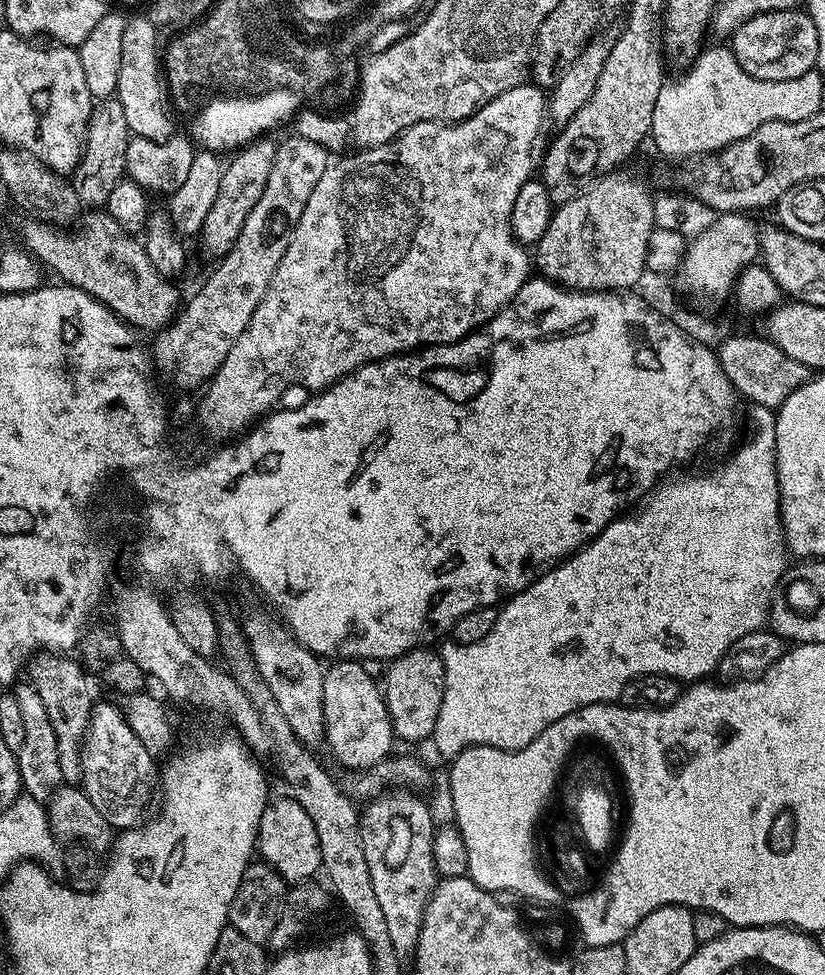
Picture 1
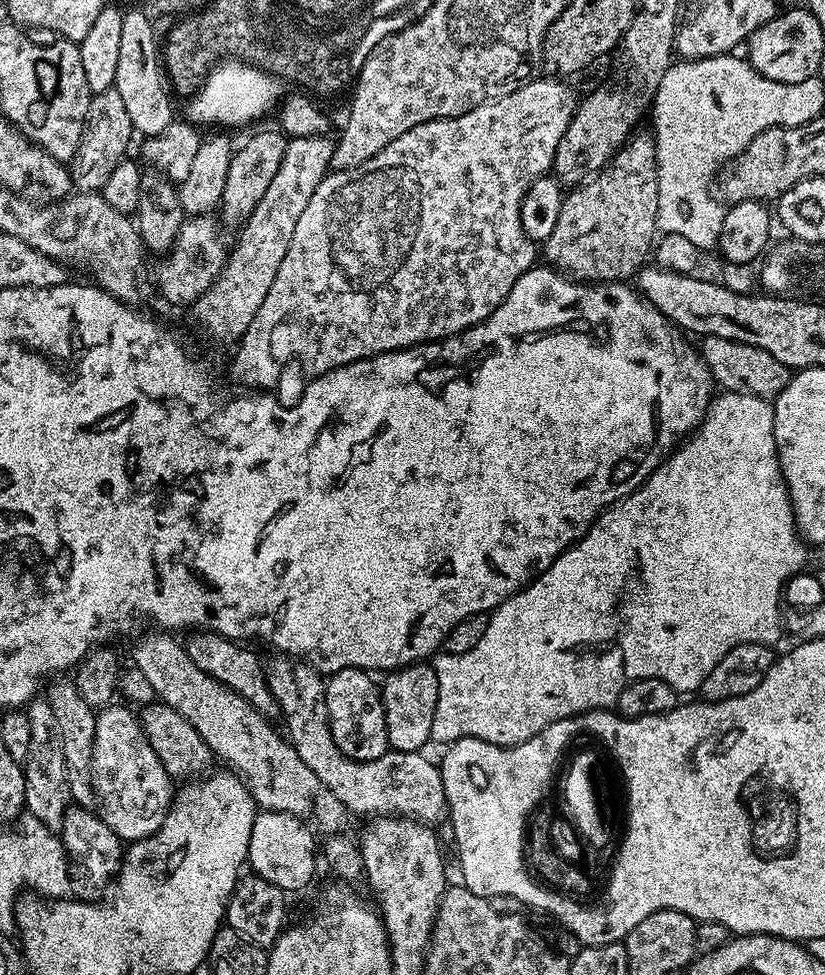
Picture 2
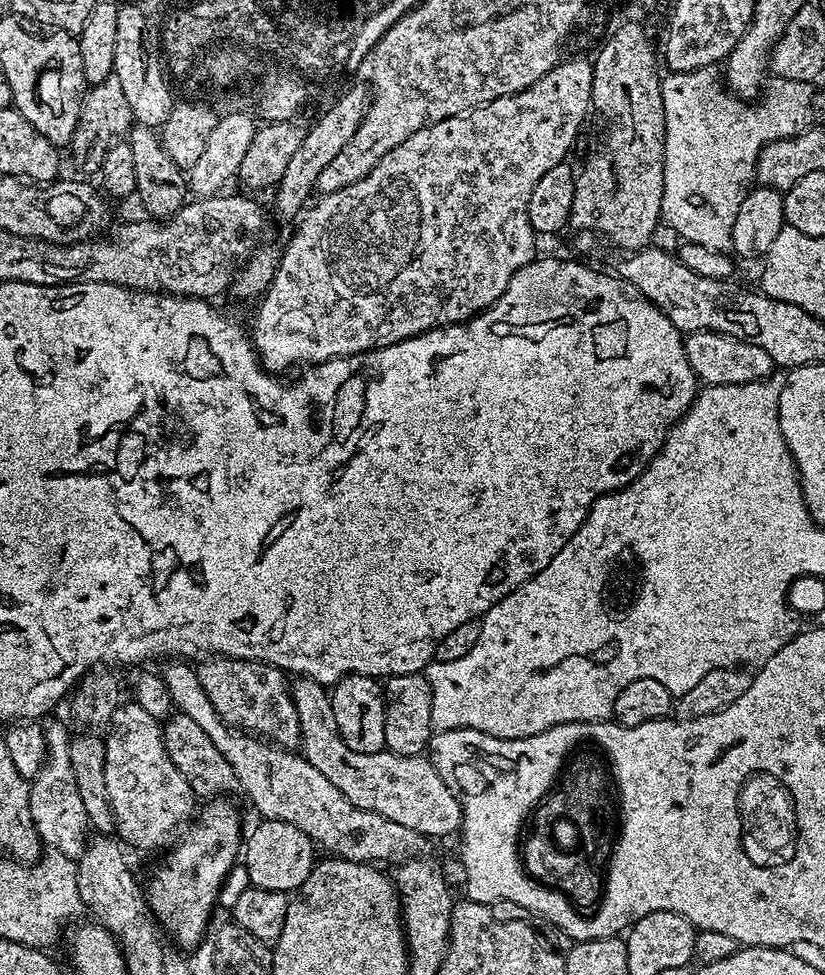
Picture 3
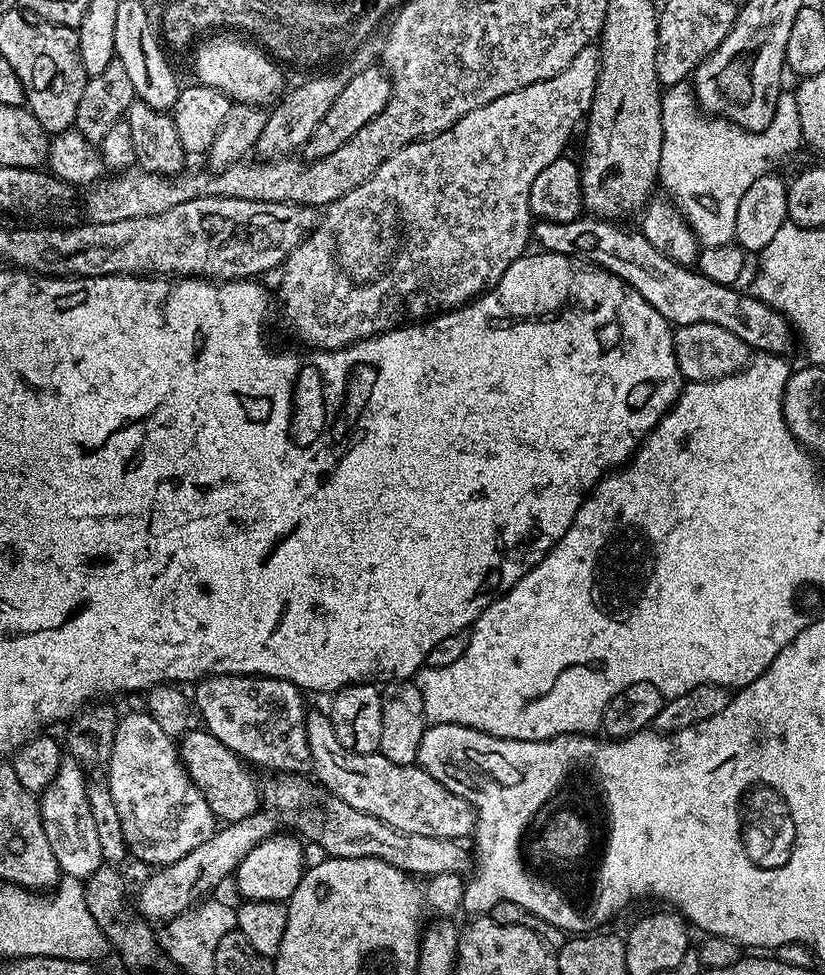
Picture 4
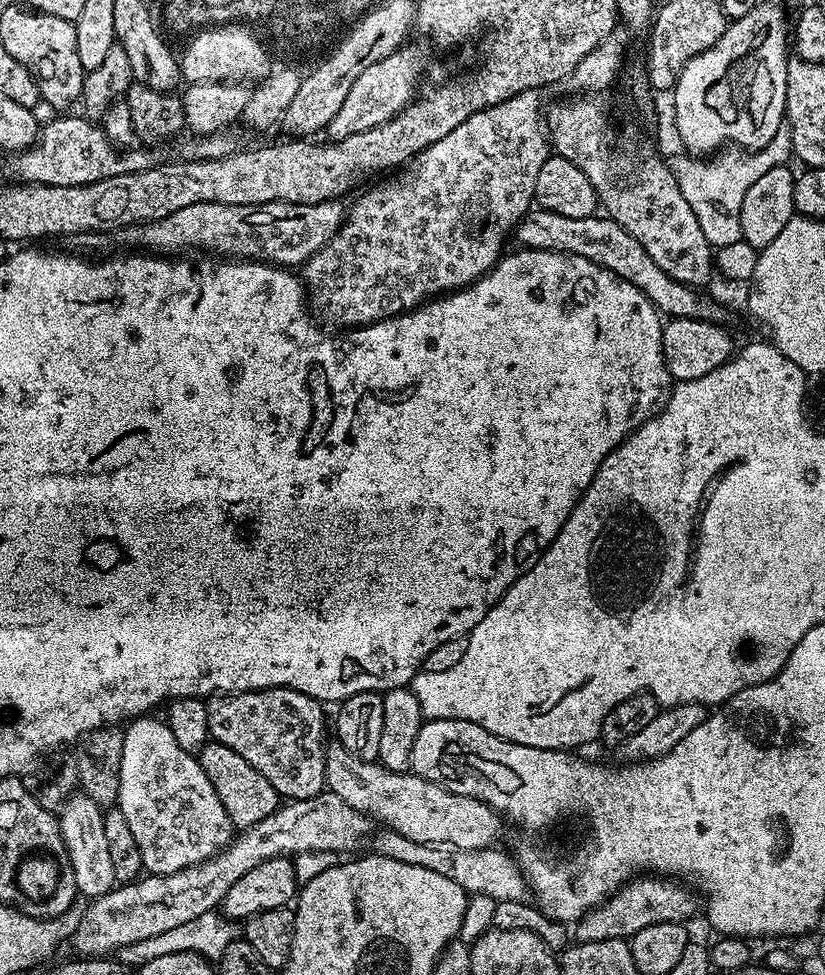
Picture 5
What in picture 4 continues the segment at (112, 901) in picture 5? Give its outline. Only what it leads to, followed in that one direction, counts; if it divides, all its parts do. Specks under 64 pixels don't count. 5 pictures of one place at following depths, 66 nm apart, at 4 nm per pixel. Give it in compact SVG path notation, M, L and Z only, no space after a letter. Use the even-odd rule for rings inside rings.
M261 810L250 818L242 818L239 824L225 823L206 843L186 854L186 858L173 864L165 864L159 870L153 871L156 873L140 888L139 915L149 922L170 921L189 911L201 898L215 893L212 891L227 876L229 879L235 873L236 867L256 844L261 844L267 836L277 835L276 819L278 816L275 811Z

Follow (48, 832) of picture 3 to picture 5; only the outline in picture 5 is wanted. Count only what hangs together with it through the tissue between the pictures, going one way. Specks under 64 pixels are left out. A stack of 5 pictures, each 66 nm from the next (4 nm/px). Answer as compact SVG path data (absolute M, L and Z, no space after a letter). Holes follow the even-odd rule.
M73 794L58 810L62 842L70 856L70 866L74 870L76 891L81 897L95 898L112 891L116 884L110 859L110 850L106 846L104 812L90 797Z

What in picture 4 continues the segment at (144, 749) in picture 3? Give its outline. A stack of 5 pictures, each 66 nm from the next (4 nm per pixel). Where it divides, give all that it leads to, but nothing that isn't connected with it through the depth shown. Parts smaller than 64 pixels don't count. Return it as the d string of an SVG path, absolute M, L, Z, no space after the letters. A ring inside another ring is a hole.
M147 711L132 712L129 716L119 717L114 734L114 750L110 762L106 766L106 781L110 794L114 798L114 806L118 806L118 819L122 822L122 834L126 834L128 851L137 856L144 864L163 866L173 864L186 854L190 854L198 846L202 846L218 831L216 815L210 810L206 798L194 786L190 774L180 761L180 749L177 741L167 736L158 727L158 722L150 718Z

